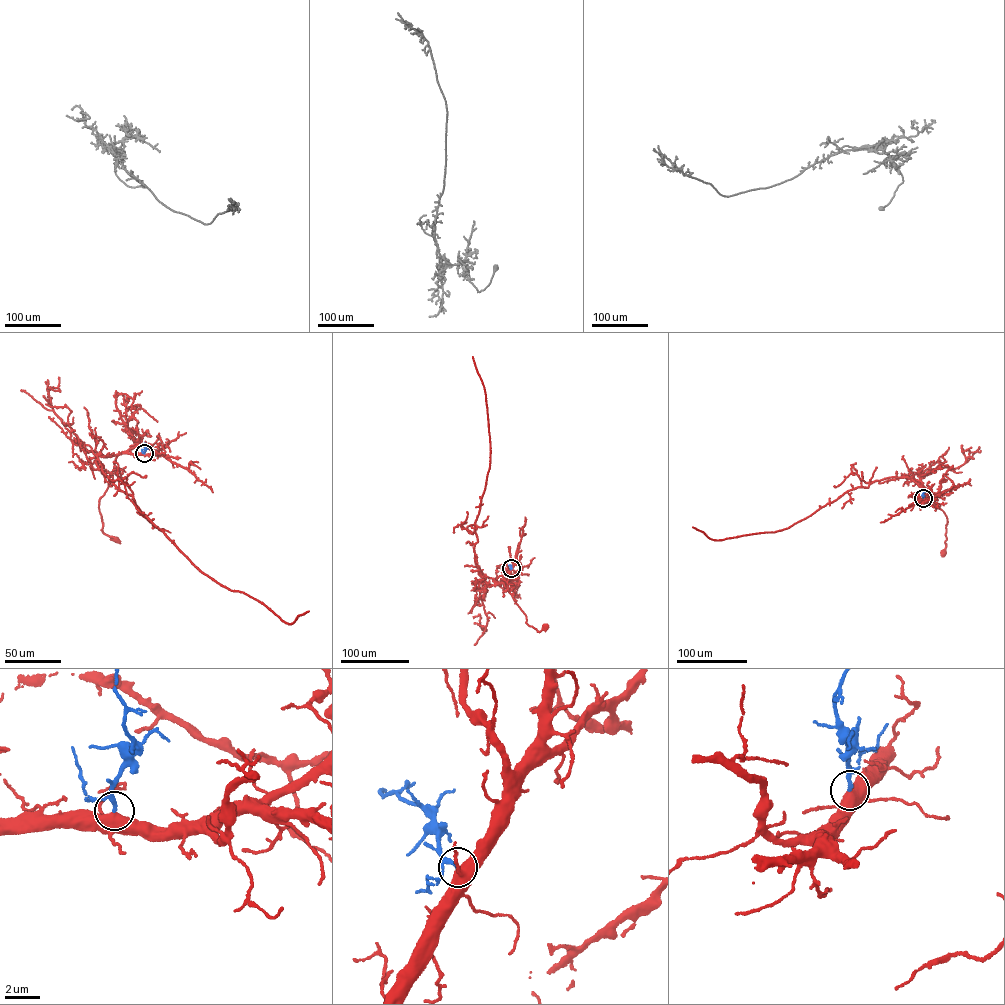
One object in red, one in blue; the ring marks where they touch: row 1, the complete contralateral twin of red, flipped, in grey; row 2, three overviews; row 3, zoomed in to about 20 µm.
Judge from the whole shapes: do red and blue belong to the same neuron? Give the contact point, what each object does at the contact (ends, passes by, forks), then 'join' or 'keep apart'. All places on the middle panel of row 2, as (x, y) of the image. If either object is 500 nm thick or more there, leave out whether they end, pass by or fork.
(511, 568) | join

